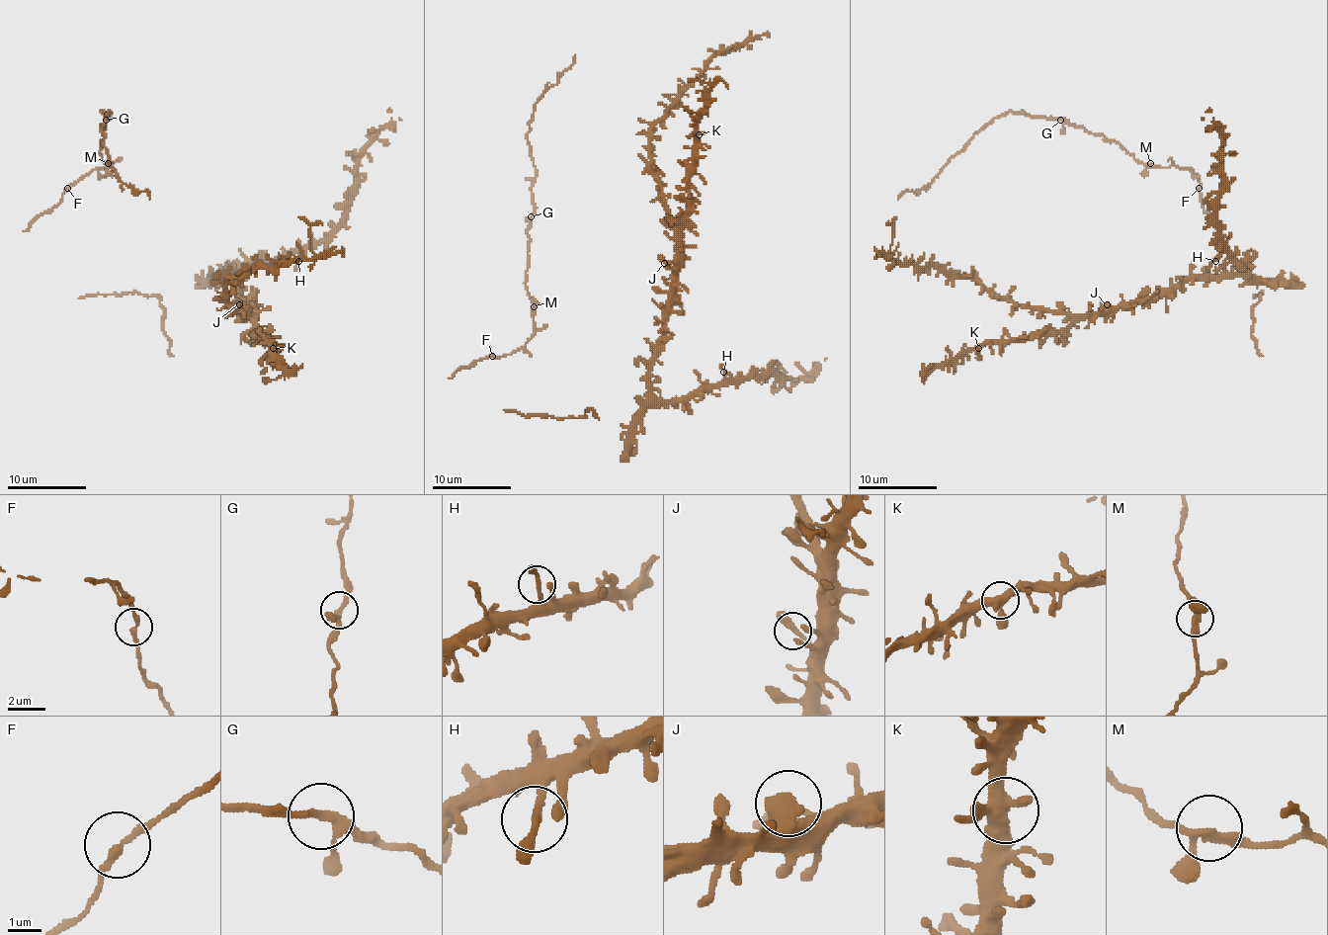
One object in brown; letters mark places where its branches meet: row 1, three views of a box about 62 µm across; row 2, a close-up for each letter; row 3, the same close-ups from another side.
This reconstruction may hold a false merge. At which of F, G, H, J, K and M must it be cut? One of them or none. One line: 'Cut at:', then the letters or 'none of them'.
Cut at: none of them

